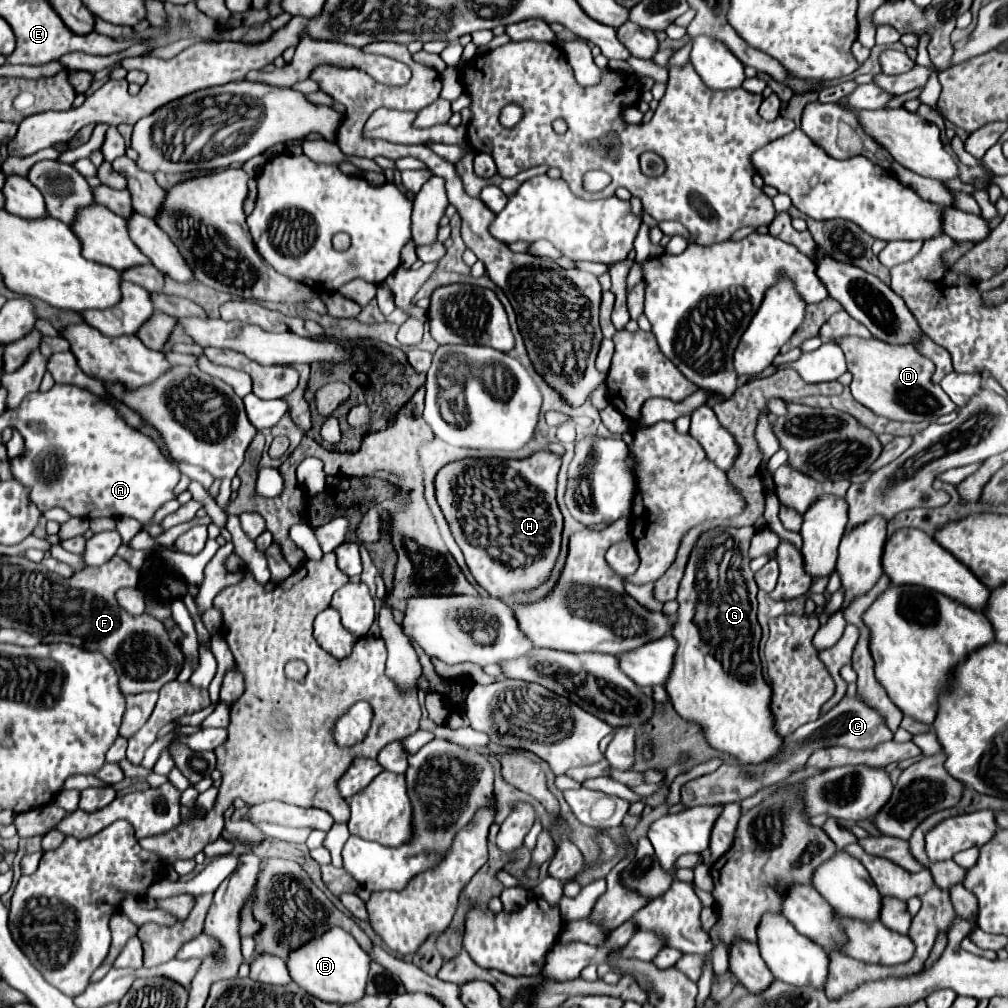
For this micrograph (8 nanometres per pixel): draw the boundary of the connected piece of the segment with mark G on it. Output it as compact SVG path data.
M755 527L709 529L697 541L685 577L679 585L679 611L673 637L679 641L673 673L665 685L675 711L703 729L709 745L721 753L733 755L741 765L759 765L781 753L783 737L775 731L775 715L771 711L771 687L763 679L759 641L761 625L757 621L757 583L749 569L749 543Z

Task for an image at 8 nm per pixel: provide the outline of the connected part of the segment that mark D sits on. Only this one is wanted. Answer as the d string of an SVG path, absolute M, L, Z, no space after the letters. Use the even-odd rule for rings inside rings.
M847 337L839 341L839 347L847 357L847 369L853 373L853 399L873 413L893 421L935 421L957 409L949 395L933 383L933 361L921 355L913 345L889 345L873 337Z

